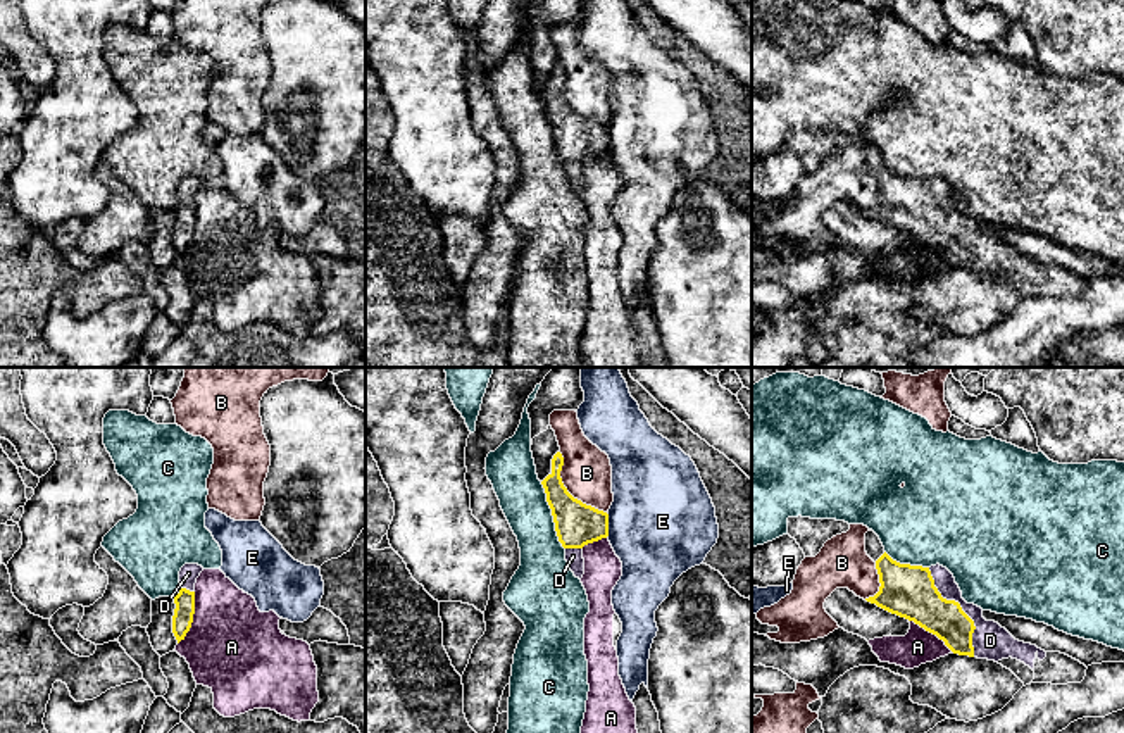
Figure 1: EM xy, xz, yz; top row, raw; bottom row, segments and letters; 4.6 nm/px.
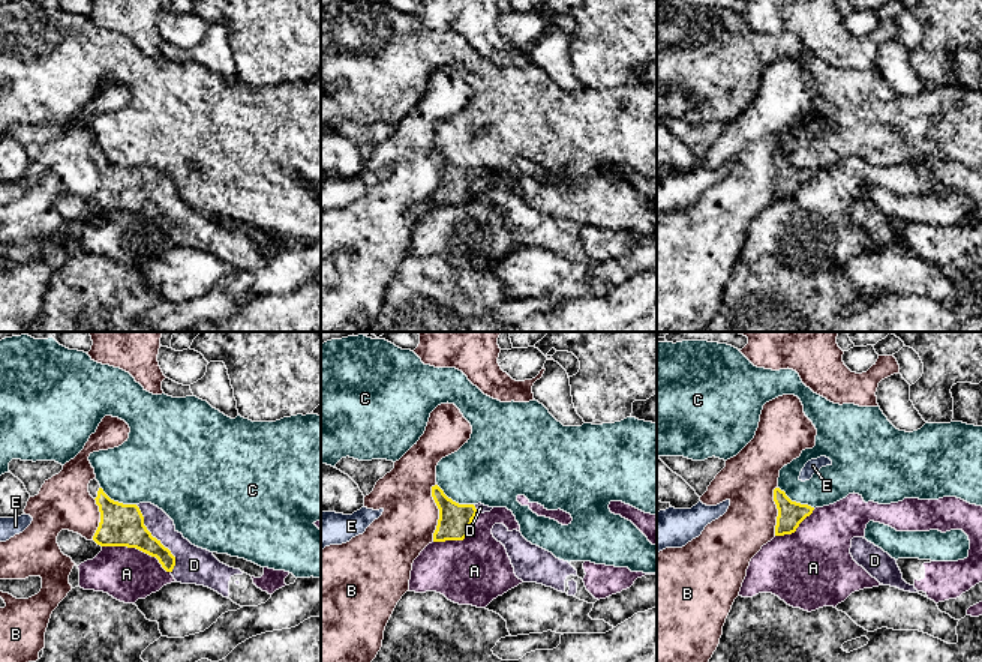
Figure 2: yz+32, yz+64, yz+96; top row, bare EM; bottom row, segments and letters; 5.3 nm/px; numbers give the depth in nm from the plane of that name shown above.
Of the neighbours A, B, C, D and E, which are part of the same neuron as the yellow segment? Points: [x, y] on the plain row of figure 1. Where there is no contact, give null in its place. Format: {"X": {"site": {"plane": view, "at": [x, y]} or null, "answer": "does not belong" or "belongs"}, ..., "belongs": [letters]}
{"A": {"site": {"plane": "xy", "at": [192, 231]}, "answer": "does not belong"}, "B": {"site": {"plane": "xz", "at": [566, 104]}, "answer": "does not belong"}, "C": {"site": {"plane": "xz", "at": [552, 128]}, "answer": "does not belong"}, "D": {"site": {"plane": "yz", "at": [961, 221]}, "answer": "belongs"}, "E": {"site": {"plane": "xz", "at": [607, 138]}, "answer": "does not belong"}, "belongs": ["D"]}

